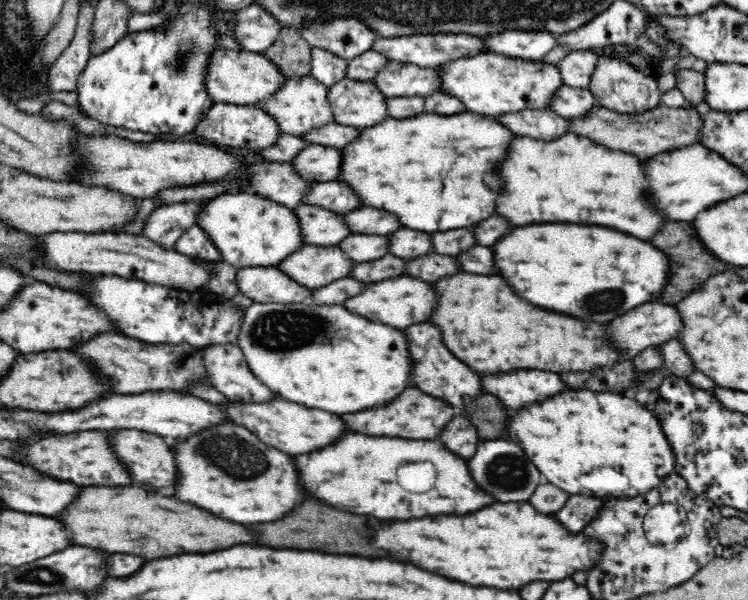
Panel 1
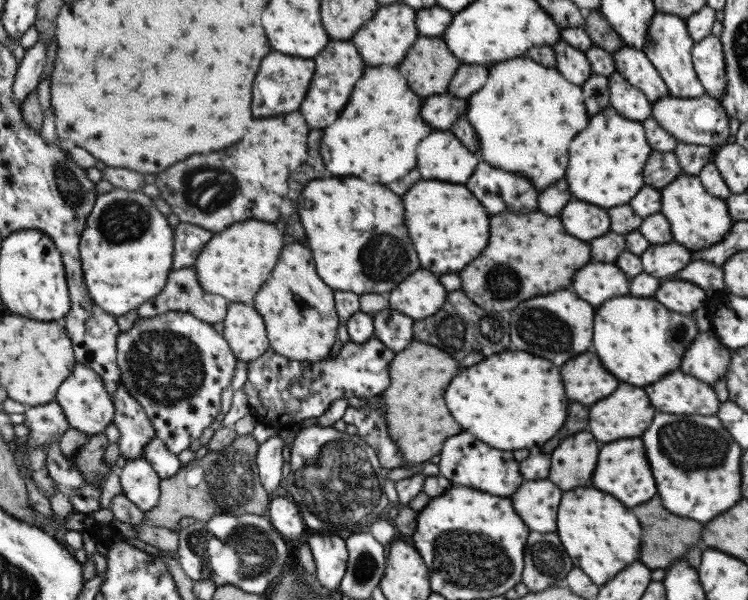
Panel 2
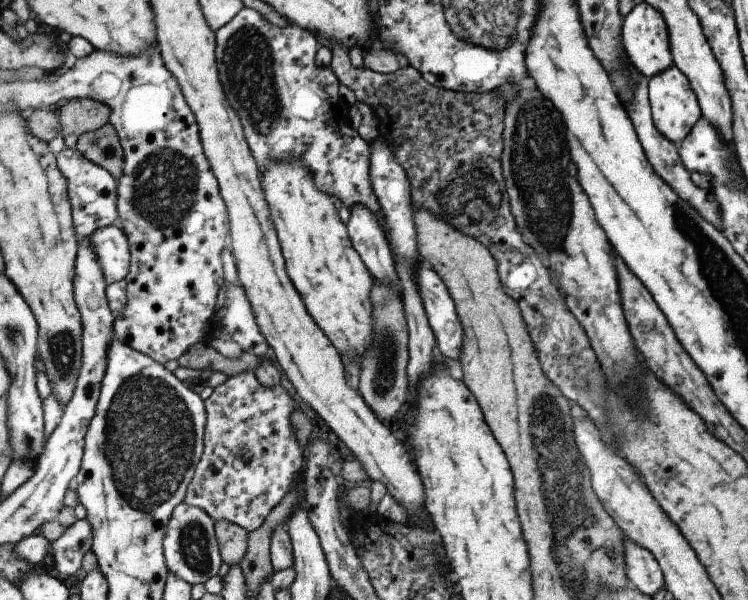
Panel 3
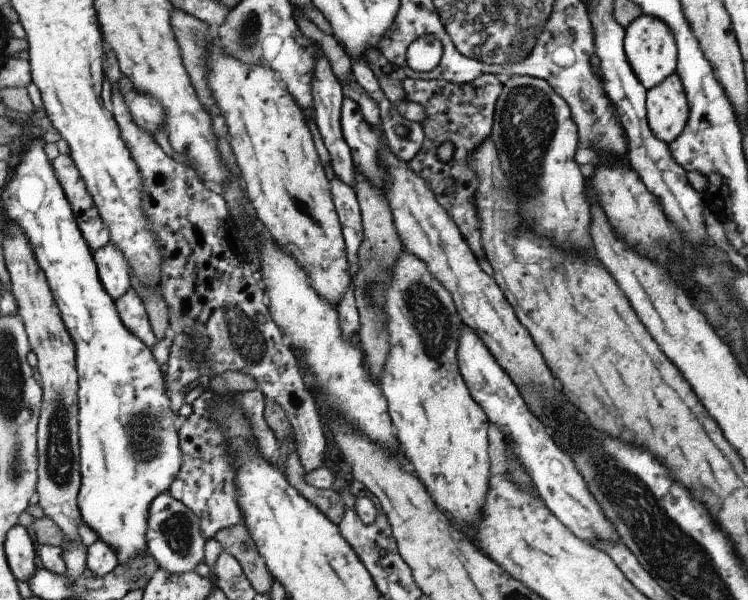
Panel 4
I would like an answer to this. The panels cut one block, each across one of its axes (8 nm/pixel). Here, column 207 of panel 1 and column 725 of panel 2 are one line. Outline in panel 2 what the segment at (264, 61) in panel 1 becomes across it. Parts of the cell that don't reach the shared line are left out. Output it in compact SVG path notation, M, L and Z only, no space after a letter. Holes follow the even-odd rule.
M709 34L707 38L695 42L691 48L691 60L697 78L705 88L705 94L709 94L711 98L719 98L727 86L721 40Z

